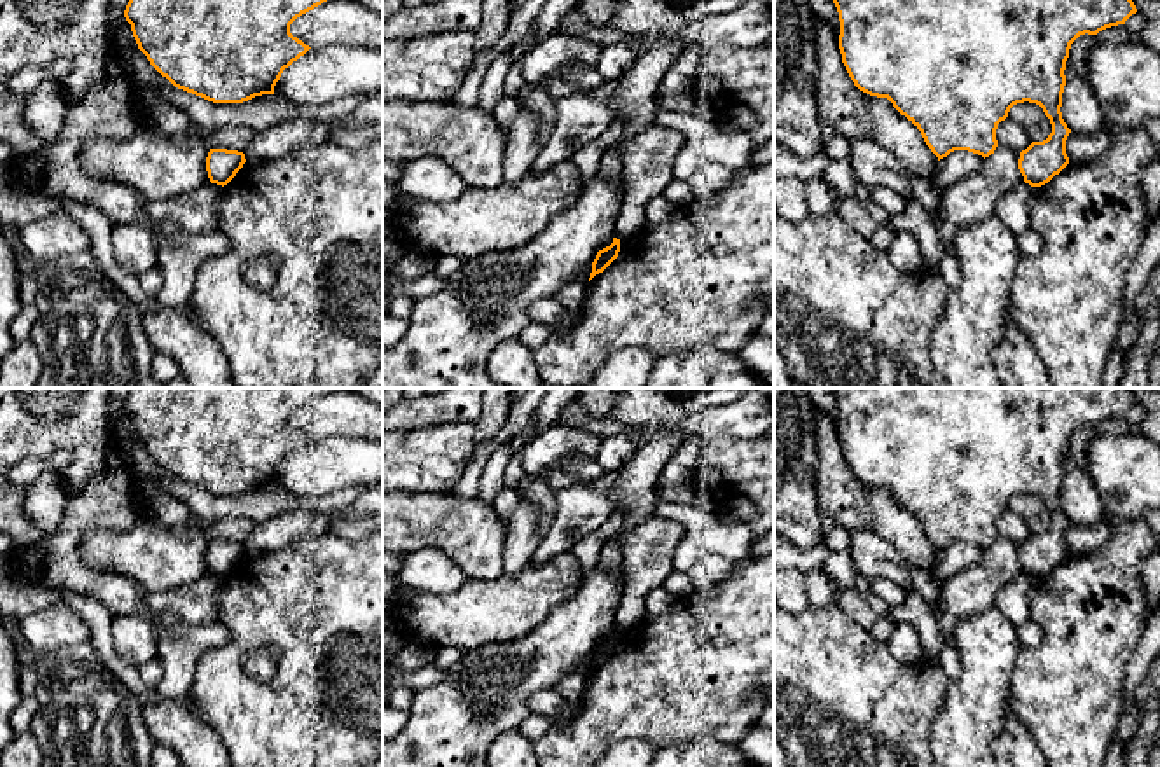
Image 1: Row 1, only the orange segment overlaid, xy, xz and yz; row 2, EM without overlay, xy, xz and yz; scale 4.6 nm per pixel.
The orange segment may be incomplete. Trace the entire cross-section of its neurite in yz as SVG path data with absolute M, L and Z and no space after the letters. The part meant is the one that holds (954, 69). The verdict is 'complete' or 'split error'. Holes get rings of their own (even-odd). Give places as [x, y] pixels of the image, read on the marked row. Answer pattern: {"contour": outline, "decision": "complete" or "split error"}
{"contour": "M833 0L839 21L839 49L854 86L877 98L887 98L922 135L940 159L954 150L968 150L984 159L998 147L996 129L1017 103L1036 103L1050 119L1052 133L1020 152L1024 182L1041 187L1067 164L1066 140L1071 133L1062 119L1066 61L1080 35L1125 24L1137 12L1132 0Z", "decision": "complete"}

